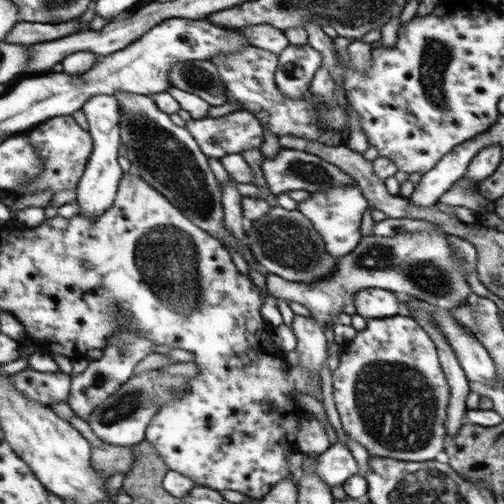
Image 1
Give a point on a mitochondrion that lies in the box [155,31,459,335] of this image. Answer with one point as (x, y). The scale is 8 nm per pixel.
(287, 242)

